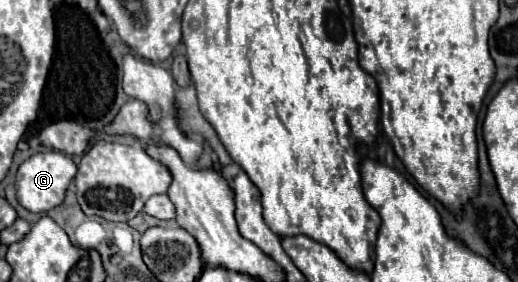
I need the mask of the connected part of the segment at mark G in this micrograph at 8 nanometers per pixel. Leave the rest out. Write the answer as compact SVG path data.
M46 150L30 156L26 162L20 164L16 172L16 190L18 190L18 202L30 210L30 212L48 212L64 202L66 190L70 182L76 176L76 164L70 156L60 154L56 150Z

